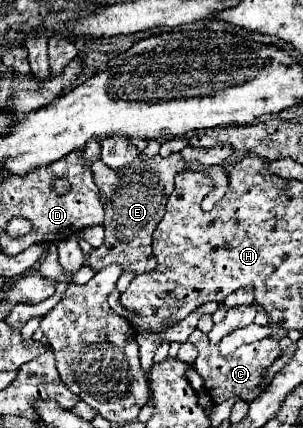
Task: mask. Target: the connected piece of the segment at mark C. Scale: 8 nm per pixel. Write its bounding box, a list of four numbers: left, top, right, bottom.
[193,339,283,403]

